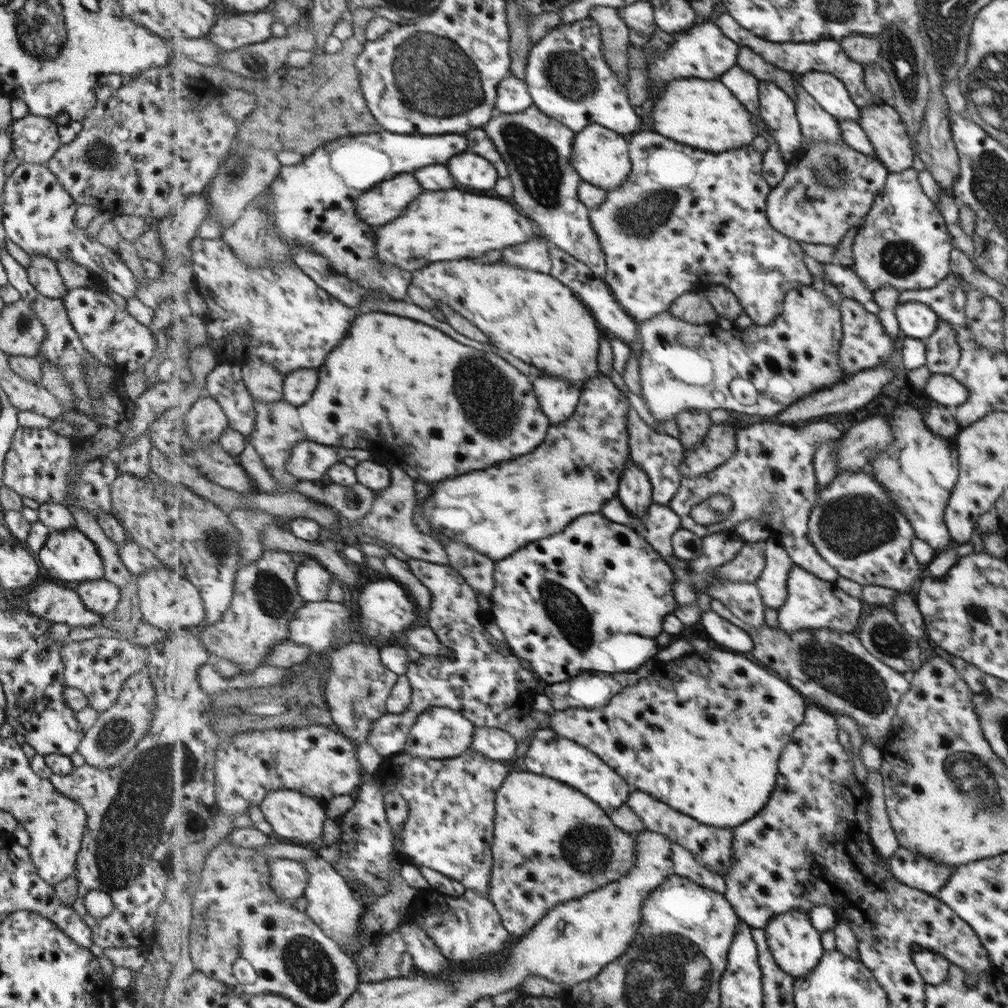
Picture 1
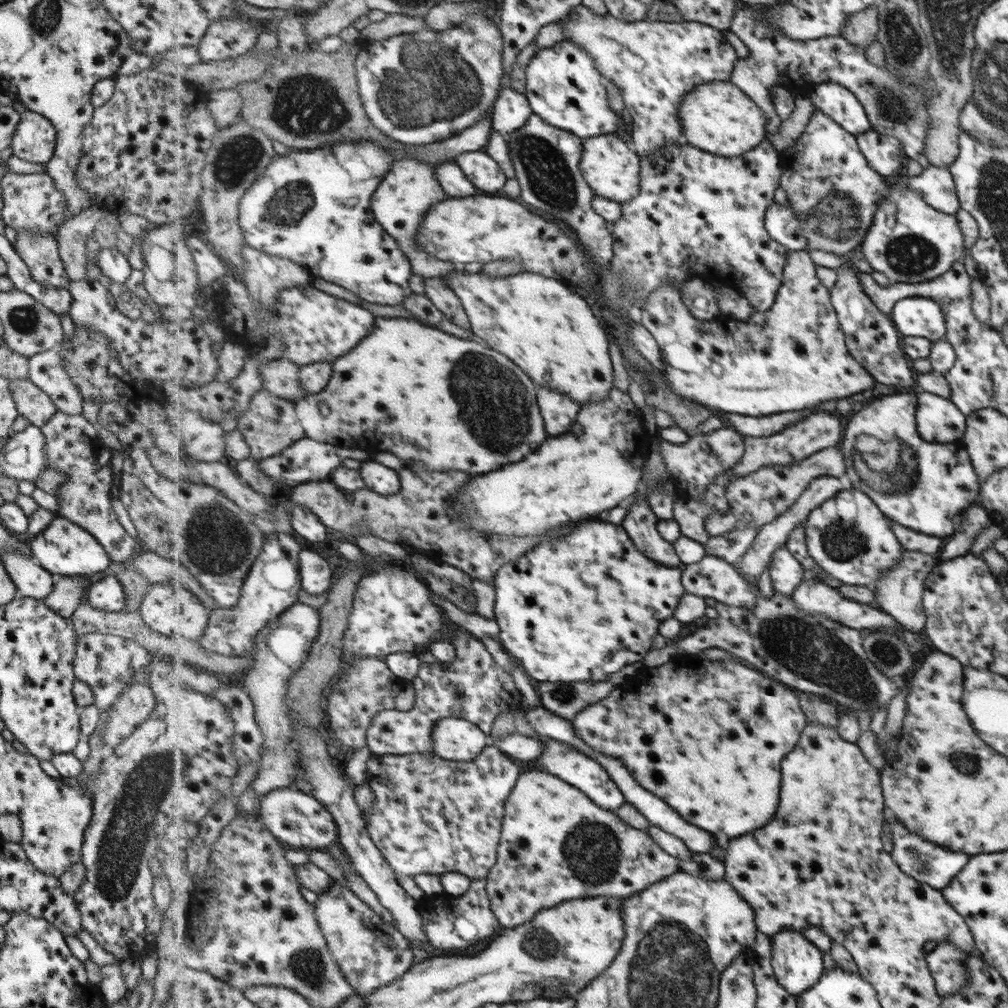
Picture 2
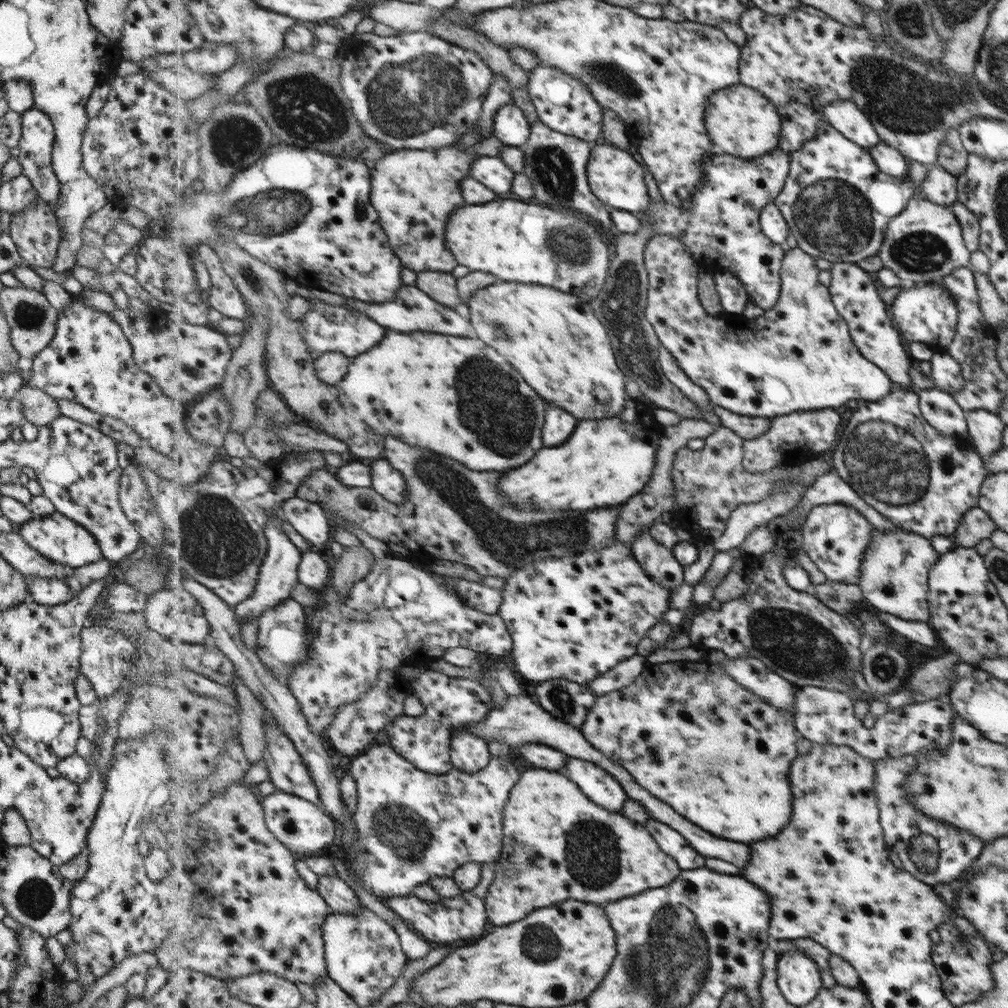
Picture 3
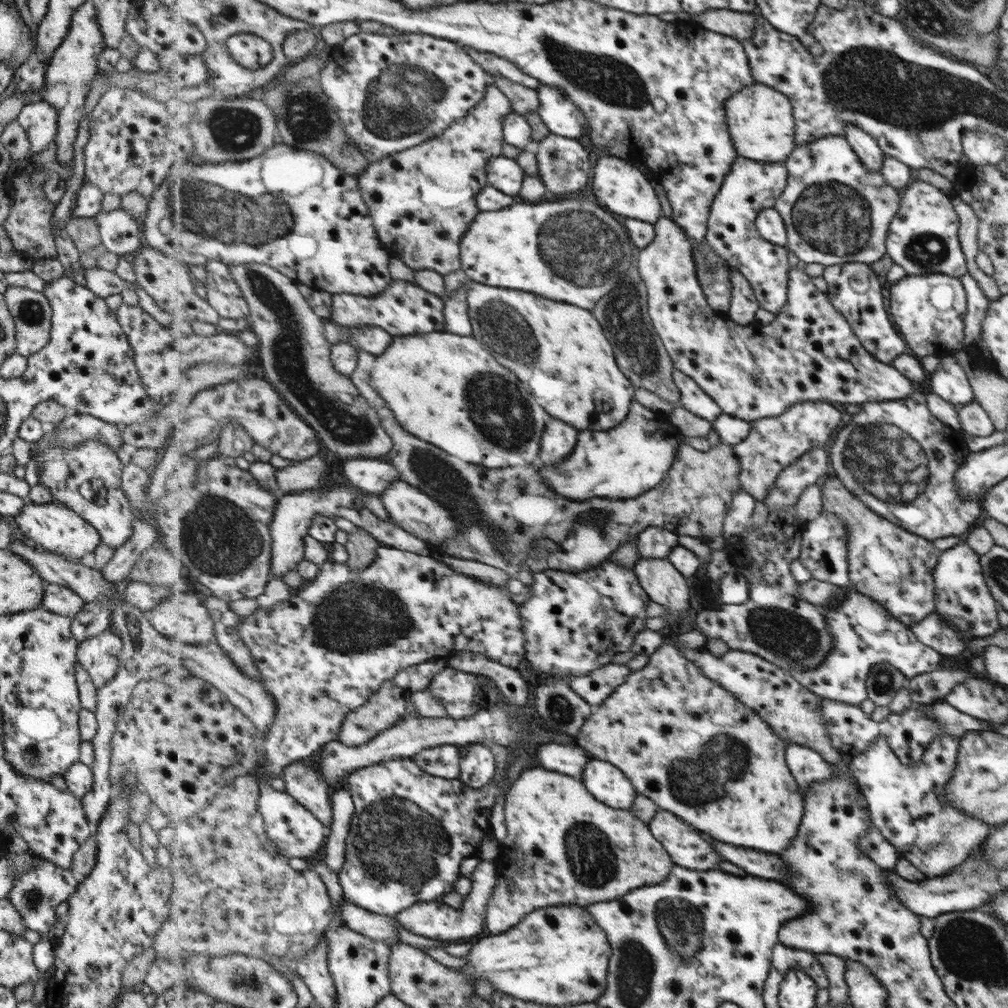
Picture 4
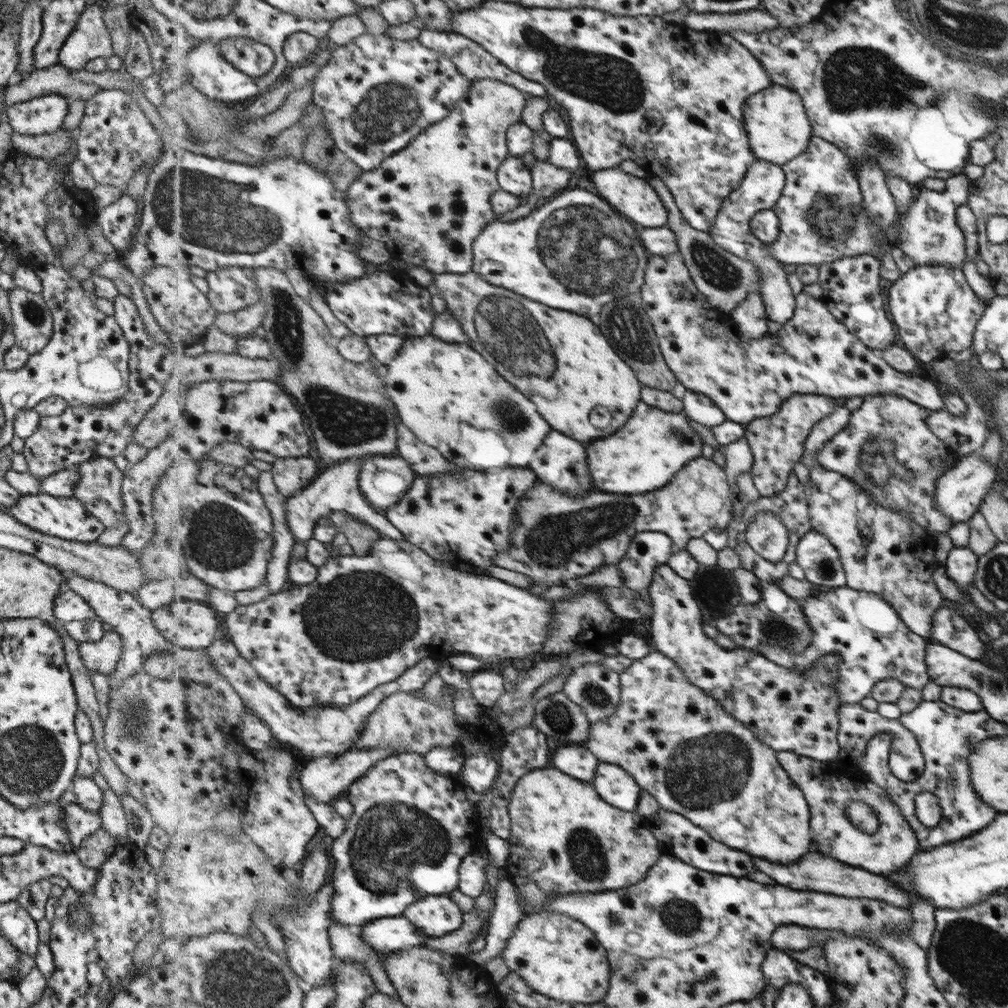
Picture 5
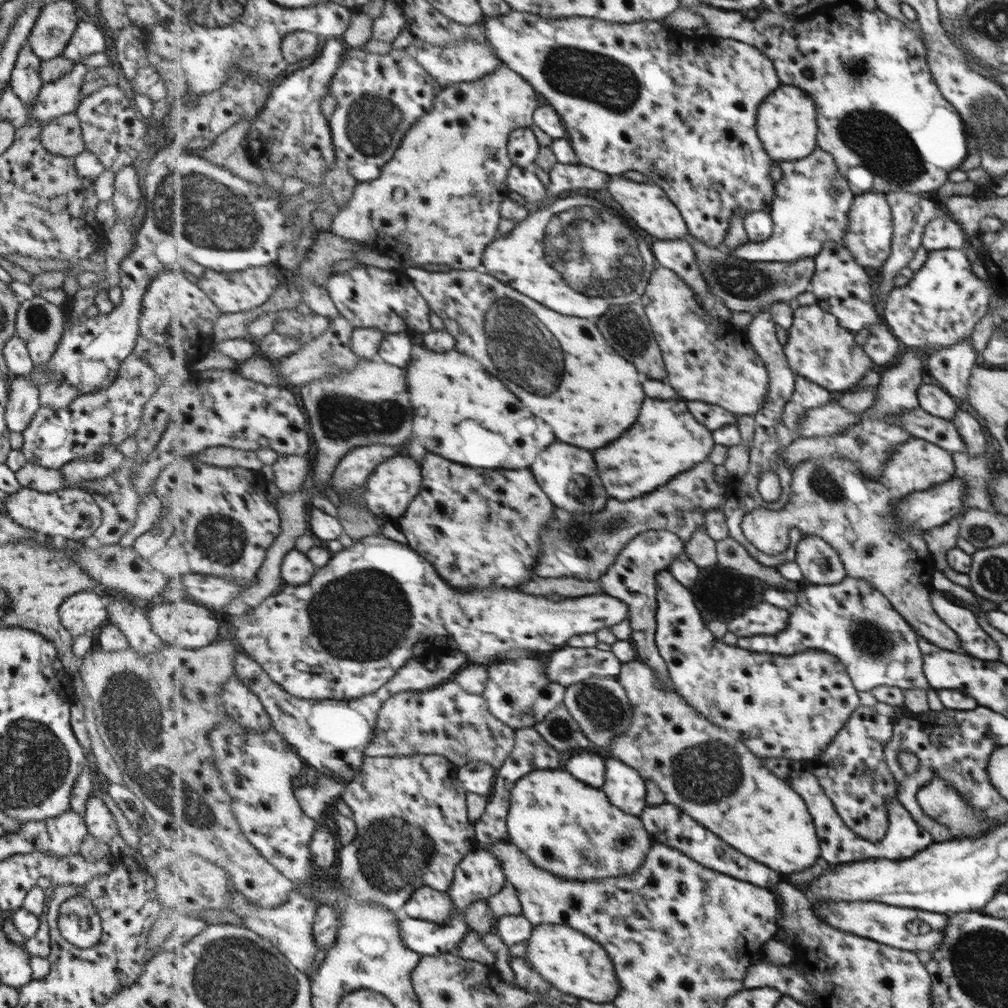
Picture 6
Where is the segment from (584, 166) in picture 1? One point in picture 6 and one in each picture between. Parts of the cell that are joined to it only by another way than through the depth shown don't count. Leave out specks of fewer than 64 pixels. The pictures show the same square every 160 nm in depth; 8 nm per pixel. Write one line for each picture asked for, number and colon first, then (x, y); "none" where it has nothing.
2: (609, 164)
3: (618, 180)
4: (619, 185)
5: (635, 197)
6: (651, 207)

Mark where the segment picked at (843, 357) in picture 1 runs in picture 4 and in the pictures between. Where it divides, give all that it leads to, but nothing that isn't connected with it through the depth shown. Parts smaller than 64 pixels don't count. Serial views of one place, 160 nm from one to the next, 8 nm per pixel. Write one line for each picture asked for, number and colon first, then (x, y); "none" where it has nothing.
2: (869, 336)
3: (858, 303)
4: (853, 289)

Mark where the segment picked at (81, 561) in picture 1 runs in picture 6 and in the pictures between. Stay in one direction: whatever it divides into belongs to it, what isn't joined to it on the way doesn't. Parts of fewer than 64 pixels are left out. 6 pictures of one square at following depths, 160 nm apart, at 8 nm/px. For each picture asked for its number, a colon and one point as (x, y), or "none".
2: (63, 548)
3: (58, 539)
4: (52, 527)
5: (65, 518)
6: (72, 515)

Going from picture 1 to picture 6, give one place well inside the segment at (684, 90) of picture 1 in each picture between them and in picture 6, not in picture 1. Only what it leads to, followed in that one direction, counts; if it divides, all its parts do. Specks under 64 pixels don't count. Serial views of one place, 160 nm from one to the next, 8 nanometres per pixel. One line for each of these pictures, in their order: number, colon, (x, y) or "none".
2: (720, 118)
3: (742, 122)
4: (762, 121)
5: (780, 130)
6: (788, 125)

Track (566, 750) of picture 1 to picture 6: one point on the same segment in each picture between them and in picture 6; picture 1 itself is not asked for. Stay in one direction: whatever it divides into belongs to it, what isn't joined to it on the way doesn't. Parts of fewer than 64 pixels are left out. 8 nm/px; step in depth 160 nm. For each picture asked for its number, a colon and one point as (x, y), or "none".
2: (583, 771)
3: (596, 782)
4: (609, 783)
5: (615, 784)
6: (625, 787)

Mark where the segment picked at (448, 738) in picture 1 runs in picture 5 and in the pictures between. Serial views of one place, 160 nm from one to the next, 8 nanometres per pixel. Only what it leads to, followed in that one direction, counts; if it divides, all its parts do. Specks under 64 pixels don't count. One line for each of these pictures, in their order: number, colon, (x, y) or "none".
2: (454, 738)
3: (469, 752)
4: (479, 766)
5: (480, 772)

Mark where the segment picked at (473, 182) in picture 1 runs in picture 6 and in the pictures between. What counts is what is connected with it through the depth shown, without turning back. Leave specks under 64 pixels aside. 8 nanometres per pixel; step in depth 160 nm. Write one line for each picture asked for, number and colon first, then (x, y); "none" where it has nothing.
2: (486, 174)
3: (493, 172)
4: (503, 173)
5: (514, 177)
6: (522, 180)

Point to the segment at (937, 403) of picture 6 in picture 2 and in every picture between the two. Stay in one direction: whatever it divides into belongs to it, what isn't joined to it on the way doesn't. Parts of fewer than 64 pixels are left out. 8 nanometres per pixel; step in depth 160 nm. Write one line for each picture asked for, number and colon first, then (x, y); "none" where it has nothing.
2: (793, 357)
3: (799, 355)
4: (809, 353)
5: (749, 378)

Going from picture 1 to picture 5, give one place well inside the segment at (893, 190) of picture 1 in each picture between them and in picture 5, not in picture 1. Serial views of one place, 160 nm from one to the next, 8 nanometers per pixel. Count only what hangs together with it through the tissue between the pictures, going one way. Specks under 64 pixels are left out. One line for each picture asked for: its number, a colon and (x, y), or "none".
2: (910, 242)
3: (921, 244)
4: (922, 238)
5: (928, 232)

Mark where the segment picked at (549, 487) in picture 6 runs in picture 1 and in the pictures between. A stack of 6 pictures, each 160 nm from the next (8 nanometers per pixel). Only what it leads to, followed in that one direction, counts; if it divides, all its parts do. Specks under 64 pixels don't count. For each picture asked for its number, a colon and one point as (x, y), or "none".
1: (559, 398)
2: (560, 411)
3: (559, 425)
4: (560, 439)
5: (561, 461)

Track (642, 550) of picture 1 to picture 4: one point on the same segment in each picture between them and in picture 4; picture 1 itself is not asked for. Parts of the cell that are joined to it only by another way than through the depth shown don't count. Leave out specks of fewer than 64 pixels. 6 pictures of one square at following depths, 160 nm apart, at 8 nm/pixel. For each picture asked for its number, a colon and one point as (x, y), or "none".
2: (580, 608)
3: (574, 617)
4: (576, 621)

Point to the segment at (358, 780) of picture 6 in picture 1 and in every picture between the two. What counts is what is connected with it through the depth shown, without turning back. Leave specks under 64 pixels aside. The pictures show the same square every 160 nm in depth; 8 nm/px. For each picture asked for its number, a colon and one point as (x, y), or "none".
1: (451, 826)
2: (432, 816)
3: (414, 826)
4: (411, 831)
5: (412, 827)

